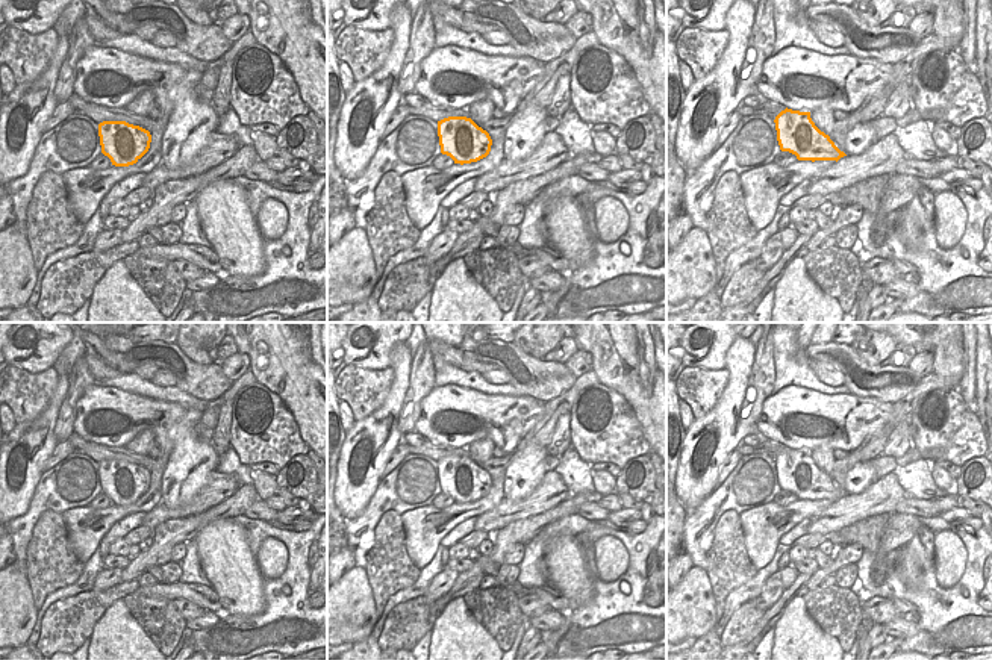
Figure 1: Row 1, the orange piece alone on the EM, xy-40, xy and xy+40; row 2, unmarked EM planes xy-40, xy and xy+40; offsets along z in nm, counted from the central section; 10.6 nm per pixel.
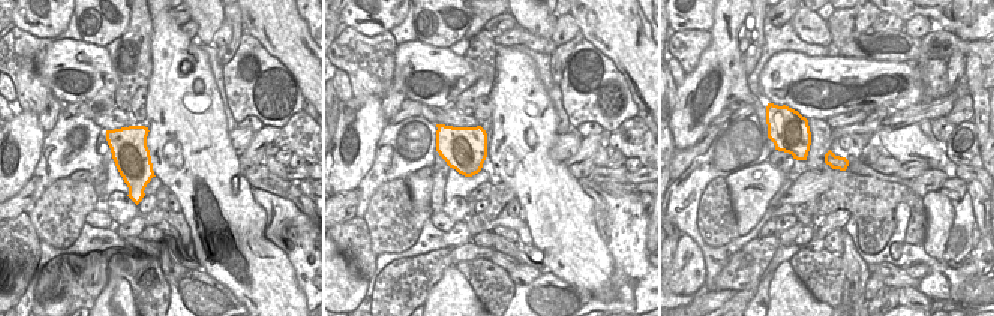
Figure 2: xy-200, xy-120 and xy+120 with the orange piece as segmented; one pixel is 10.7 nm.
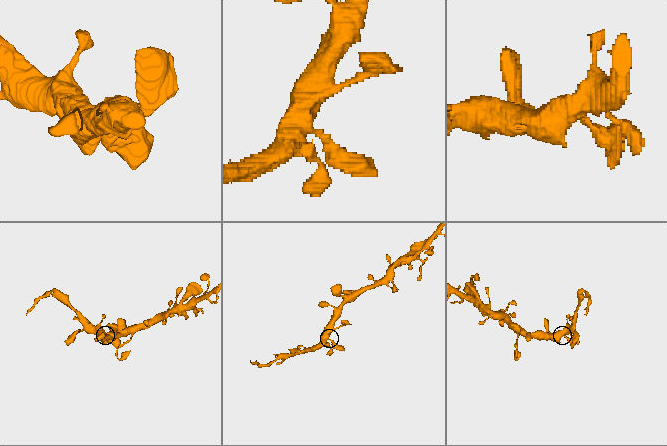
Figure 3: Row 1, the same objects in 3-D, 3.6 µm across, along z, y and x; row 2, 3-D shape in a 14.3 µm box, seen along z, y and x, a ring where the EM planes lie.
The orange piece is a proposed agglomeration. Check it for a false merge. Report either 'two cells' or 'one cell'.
one cell

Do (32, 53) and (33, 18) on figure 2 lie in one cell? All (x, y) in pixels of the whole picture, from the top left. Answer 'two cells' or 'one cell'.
two cells

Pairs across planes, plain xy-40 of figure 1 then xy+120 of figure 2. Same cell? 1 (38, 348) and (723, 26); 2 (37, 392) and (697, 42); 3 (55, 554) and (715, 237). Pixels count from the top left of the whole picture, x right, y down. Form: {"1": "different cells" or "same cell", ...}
{"1": "different cells", "2": "same cell", "3": "same cell"}

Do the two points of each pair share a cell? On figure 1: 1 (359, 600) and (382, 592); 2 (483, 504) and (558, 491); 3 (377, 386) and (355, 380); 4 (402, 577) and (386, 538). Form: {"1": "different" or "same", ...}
{"1": "different", "2": "different", "3": "same", "4": "same"}

